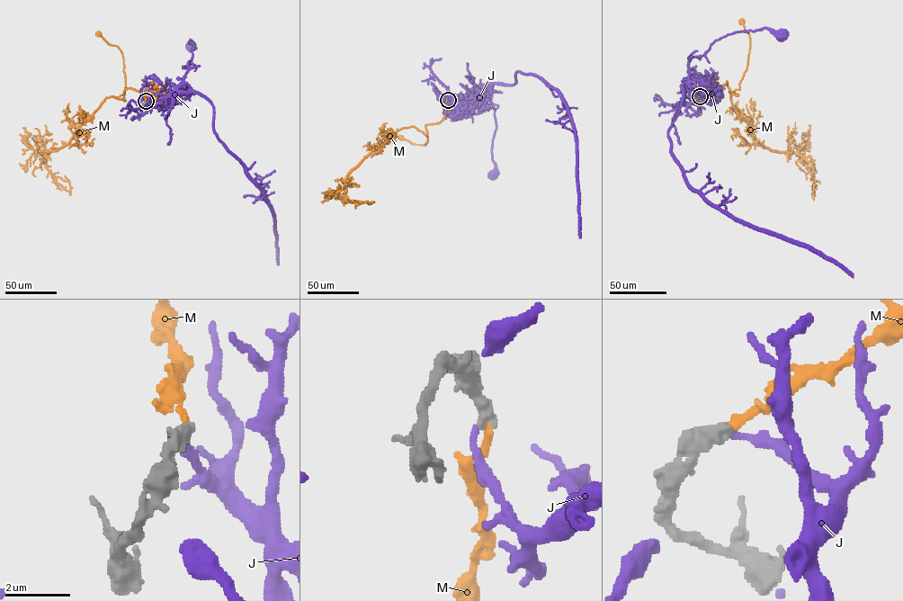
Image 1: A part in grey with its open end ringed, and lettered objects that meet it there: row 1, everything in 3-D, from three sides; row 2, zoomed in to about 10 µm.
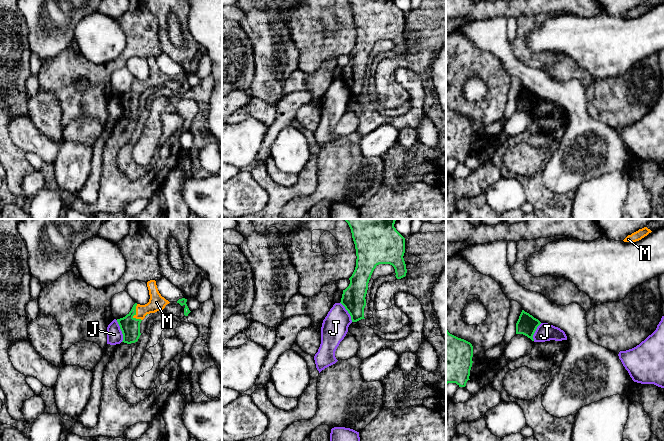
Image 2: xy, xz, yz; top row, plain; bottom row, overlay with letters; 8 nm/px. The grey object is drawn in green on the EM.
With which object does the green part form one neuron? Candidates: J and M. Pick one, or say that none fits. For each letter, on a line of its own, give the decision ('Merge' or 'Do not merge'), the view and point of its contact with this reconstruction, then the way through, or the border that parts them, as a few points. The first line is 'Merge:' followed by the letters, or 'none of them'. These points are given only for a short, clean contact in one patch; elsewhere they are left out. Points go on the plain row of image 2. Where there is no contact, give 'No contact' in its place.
Merge: M
J: Do not merge. Touches green at xy (121, 106). Boundary: xy (116, 96), (122, 110), (122, 117)
M: Merge. Touches green at xy (135, 90)

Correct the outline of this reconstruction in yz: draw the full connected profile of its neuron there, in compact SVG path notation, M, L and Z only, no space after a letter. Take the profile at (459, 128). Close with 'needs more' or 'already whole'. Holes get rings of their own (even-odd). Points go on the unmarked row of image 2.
M446 105L446 161L456 159L465 163L472 143L473 122Z; already whole

